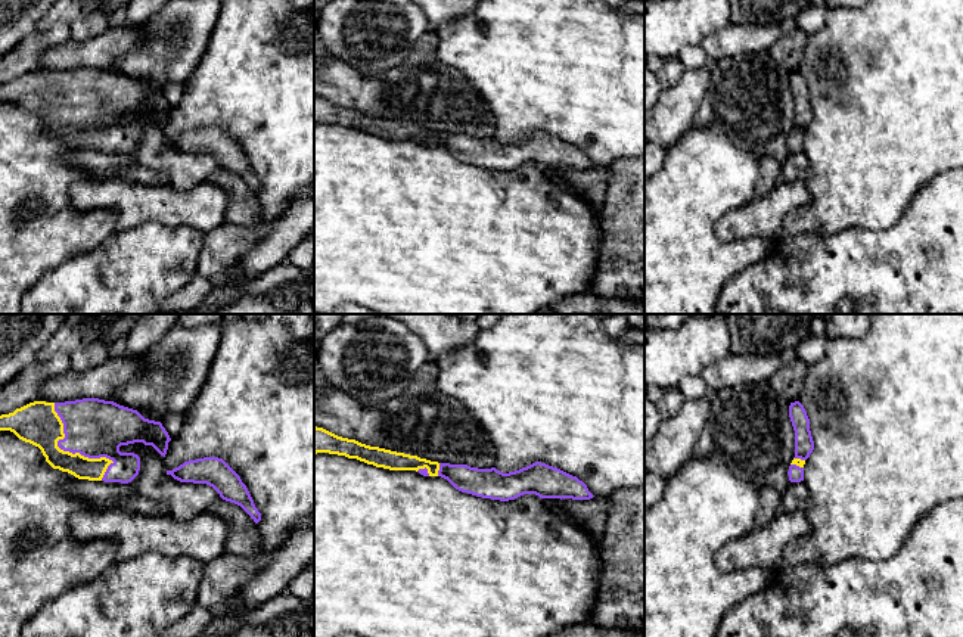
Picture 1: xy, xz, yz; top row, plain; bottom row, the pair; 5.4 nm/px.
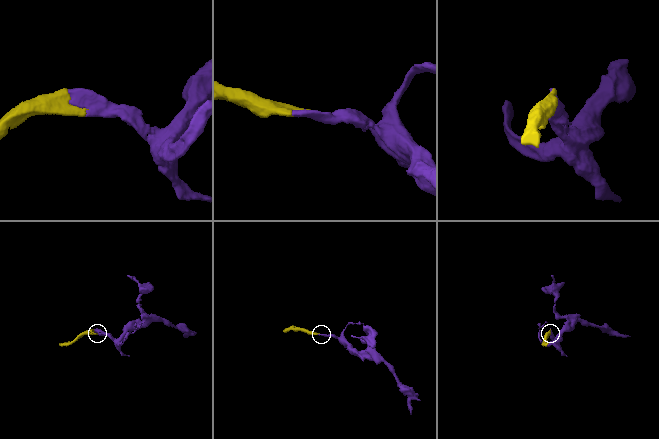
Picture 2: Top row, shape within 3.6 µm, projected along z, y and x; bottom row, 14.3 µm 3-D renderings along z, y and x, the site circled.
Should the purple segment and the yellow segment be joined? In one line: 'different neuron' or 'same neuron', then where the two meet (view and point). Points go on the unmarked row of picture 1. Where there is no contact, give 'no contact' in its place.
same neuron; contact xy (71, 121)

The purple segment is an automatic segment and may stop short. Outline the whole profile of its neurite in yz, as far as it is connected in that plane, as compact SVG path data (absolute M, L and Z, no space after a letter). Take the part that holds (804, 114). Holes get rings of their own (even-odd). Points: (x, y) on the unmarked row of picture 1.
M799 71L790 72L789 87L795 100L795 127L789 136L789 150L804 150L805 130L814 119L814 111L810 100L810 88L804 75Z

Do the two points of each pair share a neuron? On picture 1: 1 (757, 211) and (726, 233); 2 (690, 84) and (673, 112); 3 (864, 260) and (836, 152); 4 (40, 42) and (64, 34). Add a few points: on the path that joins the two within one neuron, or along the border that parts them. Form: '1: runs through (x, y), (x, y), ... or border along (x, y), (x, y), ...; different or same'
1: runs through (749, 218), (742, 224), (733, 226); same
2: runs through (689, 92), (677, 105); same
3: border along (891, 227), (884, 230), (848, 227), (822, 235); different
4: runs through (46, 40), (58, 34); same

